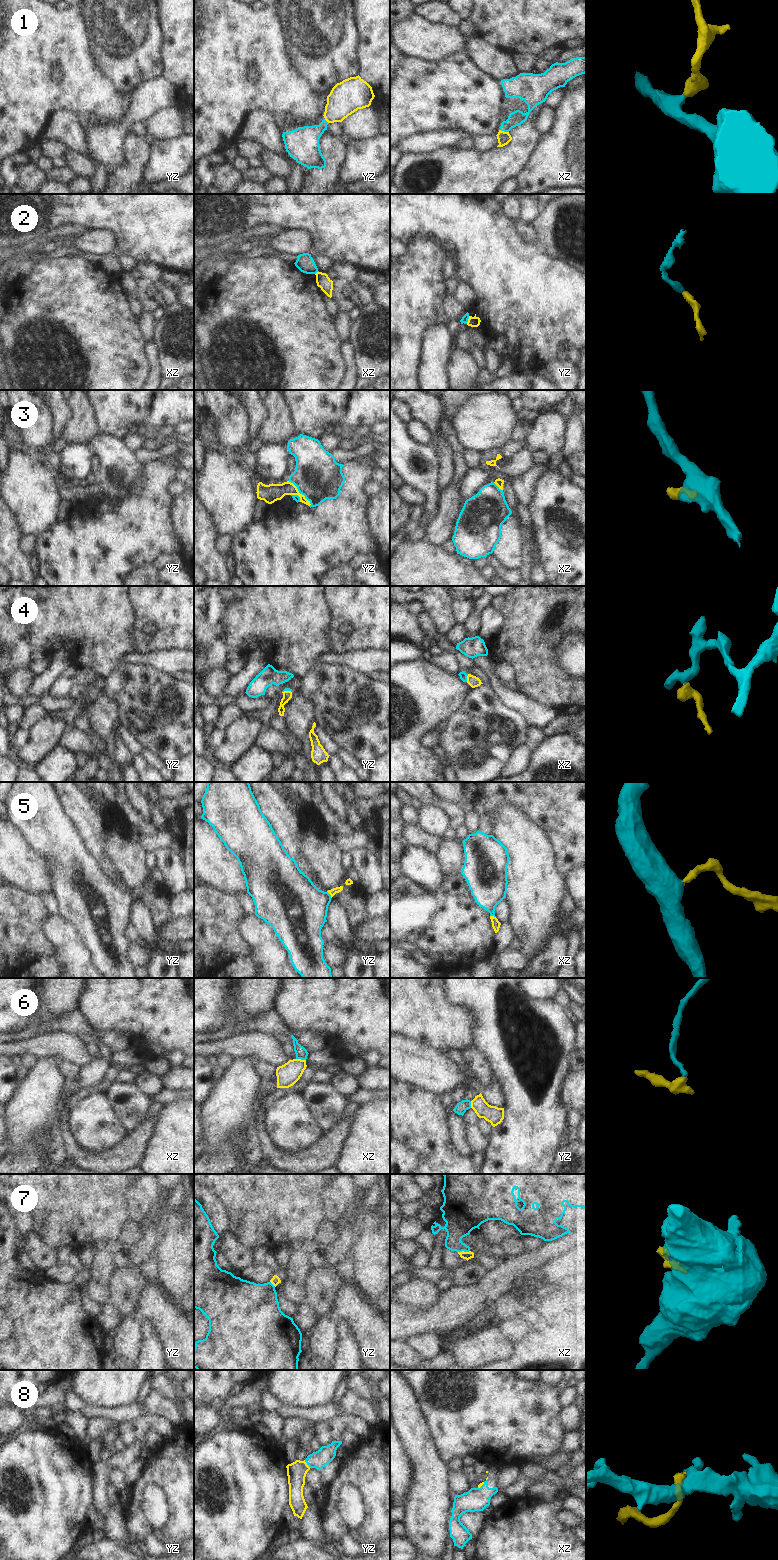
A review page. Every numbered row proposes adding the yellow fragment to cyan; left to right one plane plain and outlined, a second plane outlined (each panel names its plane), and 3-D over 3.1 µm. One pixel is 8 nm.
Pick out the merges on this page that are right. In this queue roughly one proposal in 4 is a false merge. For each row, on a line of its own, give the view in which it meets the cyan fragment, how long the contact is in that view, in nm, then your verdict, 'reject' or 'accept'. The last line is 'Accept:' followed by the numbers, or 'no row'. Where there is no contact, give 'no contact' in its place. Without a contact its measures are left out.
1: xz | 80 nm | accept
2: yz | 70 nm | reject
3: yz | 280 nm | reject
4: xz | 70 nm | accept
5: yz | 70 nm | accept
6: xz | 80 nm | accept
7: xz | 100 nm | reject
8: yz | 80 nm | accept
Accept: 1, 4, 5, 6, 8

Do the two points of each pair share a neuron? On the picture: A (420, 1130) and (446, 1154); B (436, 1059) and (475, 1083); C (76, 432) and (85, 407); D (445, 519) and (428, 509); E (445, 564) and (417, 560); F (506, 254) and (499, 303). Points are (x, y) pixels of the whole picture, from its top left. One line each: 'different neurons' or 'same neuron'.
A: same neuron
B: same neuron
C: same neuron
D: different neurons
E: same neuron
F: same neuron

